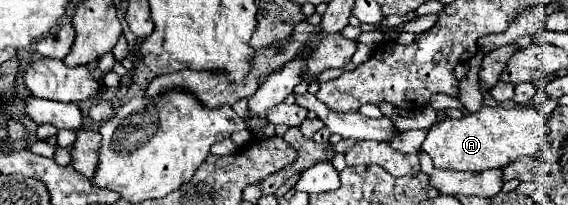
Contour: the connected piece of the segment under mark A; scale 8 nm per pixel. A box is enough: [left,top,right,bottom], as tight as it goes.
[422,107,550,171]

